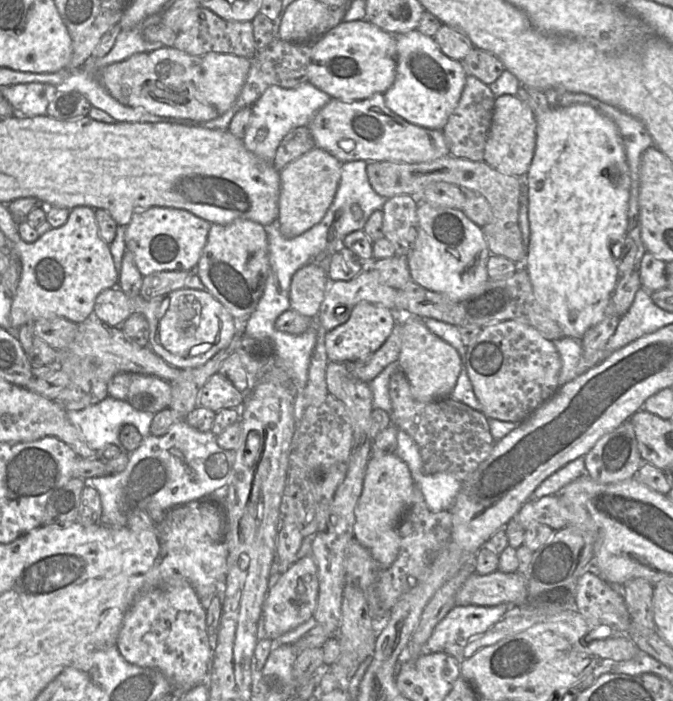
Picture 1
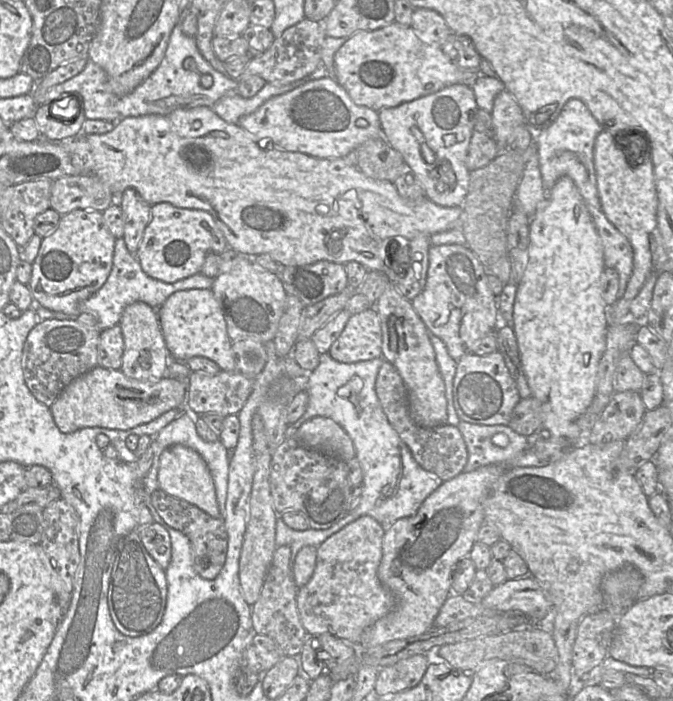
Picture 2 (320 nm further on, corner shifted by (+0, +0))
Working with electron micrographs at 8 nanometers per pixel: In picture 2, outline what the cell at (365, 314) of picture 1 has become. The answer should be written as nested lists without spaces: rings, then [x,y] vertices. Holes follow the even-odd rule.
[[[375,307],[351,315],[328,353],[334,360],[342,363],[381,357],[382,329]]]

